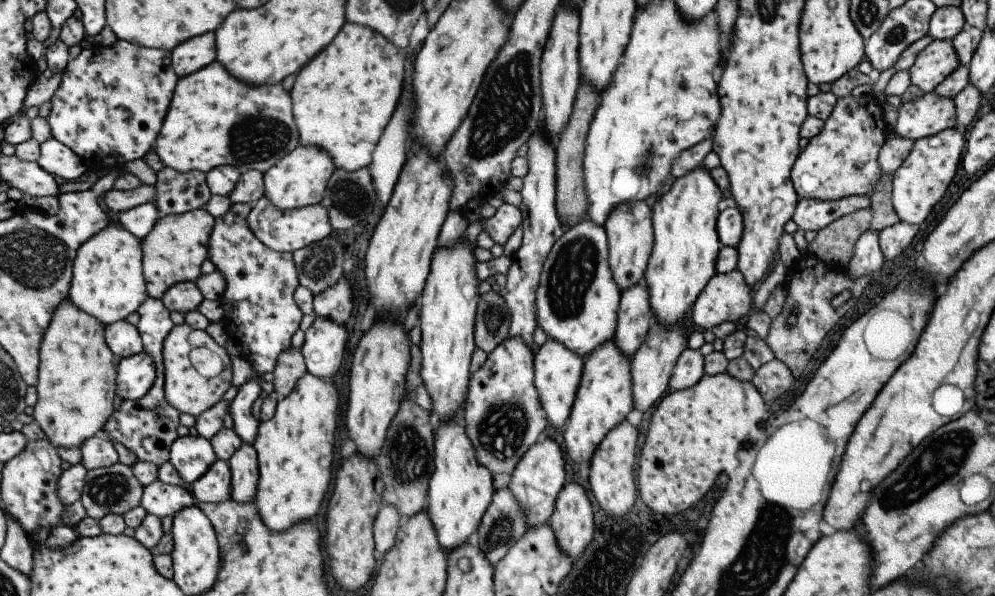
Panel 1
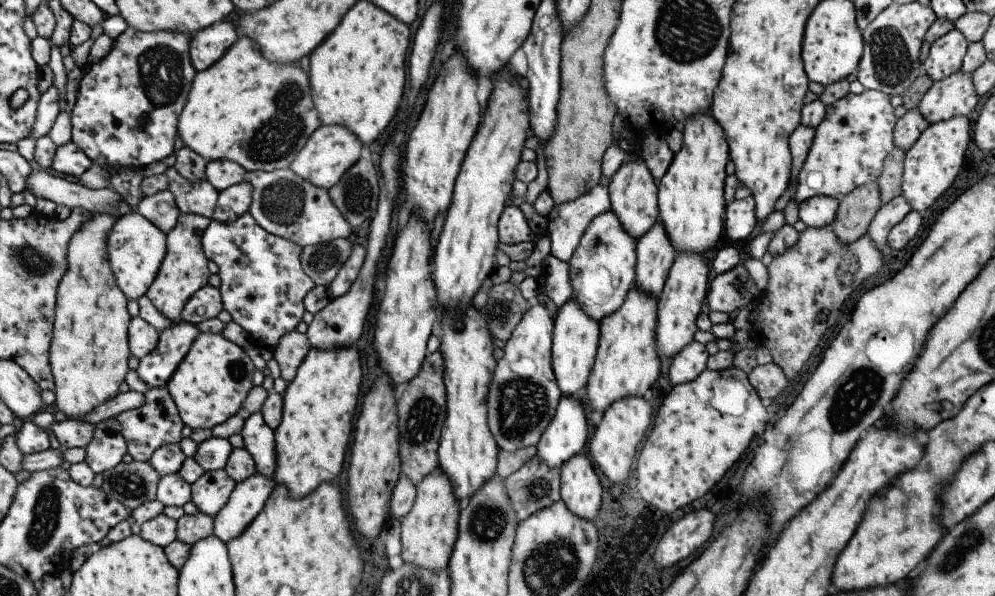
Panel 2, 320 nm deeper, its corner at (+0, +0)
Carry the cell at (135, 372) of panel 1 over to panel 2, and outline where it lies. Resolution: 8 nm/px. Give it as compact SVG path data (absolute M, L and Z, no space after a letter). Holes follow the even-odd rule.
M174 321L158 334L155 348L139 359L136 375L149 388L164 387L199 333L193 323Z

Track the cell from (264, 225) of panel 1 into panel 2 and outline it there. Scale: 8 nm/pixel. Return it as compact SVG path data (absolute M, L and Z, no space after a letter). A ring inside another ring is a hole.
M291 169L251 171L246 180L252 186L248 213L265 232L287 239L301 248L345 239L351 234L350 224L331 202L328 191L302 179Z

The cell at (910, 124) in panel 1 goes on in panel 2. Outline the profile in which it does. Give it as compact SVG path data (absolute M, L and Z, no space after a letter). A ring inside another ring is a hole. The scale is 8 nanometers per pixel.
M958 71L942 80L933 81L915 110L930 125L955 116L969 116L979 102L977 99L971 78Z

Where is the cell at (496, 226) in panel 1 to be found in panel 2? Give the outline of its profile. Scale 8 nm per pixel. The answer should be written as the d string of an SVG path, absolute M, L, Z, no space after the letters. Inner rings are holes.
M504 206L497 223L498 242L513 245L533 240L528 228L528 219L517 206Z

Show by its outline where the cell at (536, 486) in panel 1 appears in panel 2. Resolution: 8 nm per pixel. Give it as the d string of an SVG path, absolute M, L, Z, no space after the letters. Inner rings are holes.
M560 396L553 418L535 446L535 456L547 468L561 468L563 462L583 450L587 442L586 418L577 400Z

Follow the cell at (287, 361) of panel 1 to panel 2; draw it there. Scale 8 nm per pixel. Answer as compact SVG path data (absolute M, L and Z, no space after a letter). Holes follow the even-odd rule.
M297 329L287 331L272 348L274 358L280 368L280 378L287 384L293 380L297 367L310 349L305 333Z

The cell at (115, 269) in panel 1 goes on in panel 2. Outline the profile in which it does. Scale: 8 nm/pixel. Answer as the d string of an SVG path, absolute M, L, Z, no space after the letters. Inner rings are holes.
M133 209L114 222L110 234L107 235L106 251L118 287L122 289L127 300L137 300L141 295L146 294L159 270L166 251L166 233L160 231Z

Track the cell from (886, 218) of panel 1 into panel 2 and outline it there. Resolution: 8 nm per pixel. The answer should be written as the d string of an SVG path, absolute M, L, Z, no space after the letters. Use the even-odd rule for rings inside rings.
M893 148L884 159L881 174L877 178L879 198L882 204L901 194L901 170L903 170L904 152L901 148Z

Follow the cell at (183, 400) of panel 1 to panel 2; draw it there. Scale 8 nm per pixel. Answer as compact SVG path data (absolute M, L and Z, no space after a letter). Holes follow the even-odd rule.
M199 333L164 388L169 392L183 426L186 425L190 429L210 430L239 411L247 392L253 387L251 384L253 370L255 367L240 346L227 340L221 333Z

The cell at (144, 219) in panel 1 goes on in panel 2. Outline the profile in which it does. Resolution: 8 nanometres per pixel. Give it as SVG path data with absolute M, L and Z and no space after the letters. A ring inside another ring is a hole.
M169 189L143 197L135 210L164 233L168 233L177 224L180 213Z

